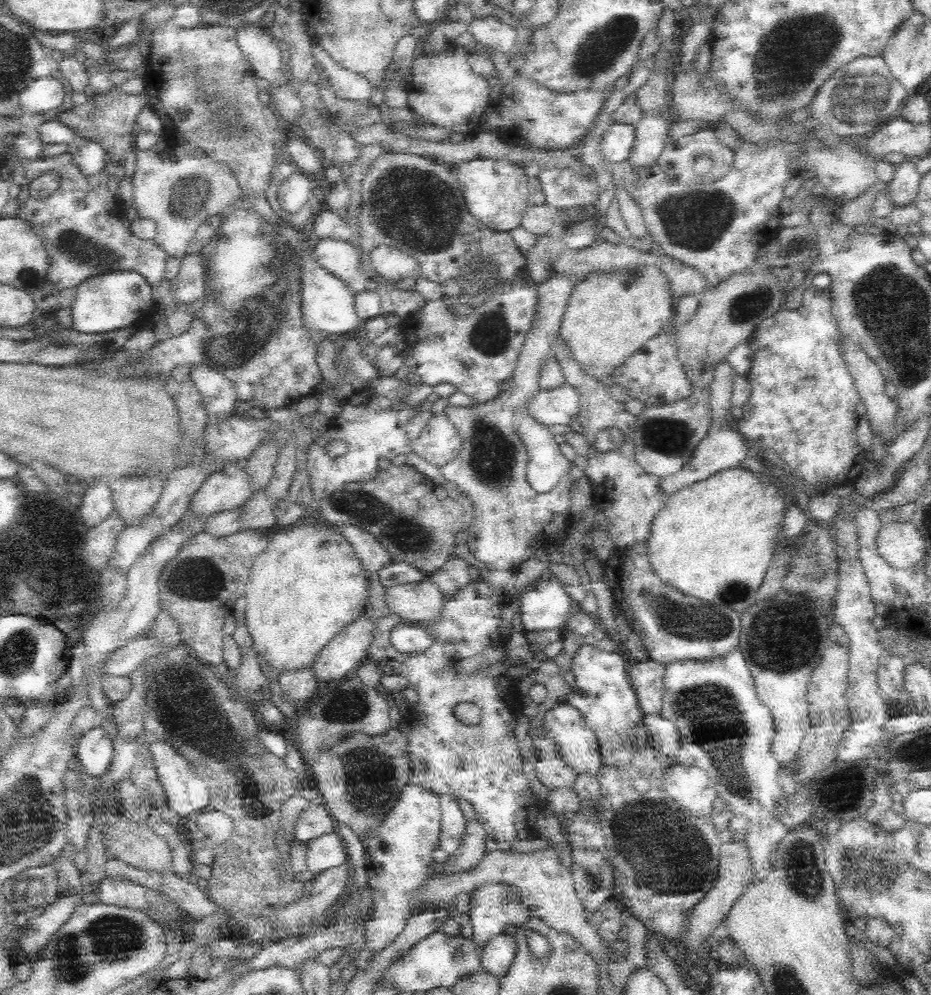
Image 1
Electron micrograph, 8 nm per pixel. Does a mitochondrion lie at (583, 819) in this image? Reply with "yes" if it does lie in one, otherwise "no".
no

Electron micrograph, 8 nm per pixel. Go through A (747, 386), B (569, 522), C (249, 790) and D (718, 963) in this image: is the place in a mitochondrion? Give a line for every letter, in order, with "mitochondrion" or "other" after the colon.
A: other
B: other
C: other
D: other

